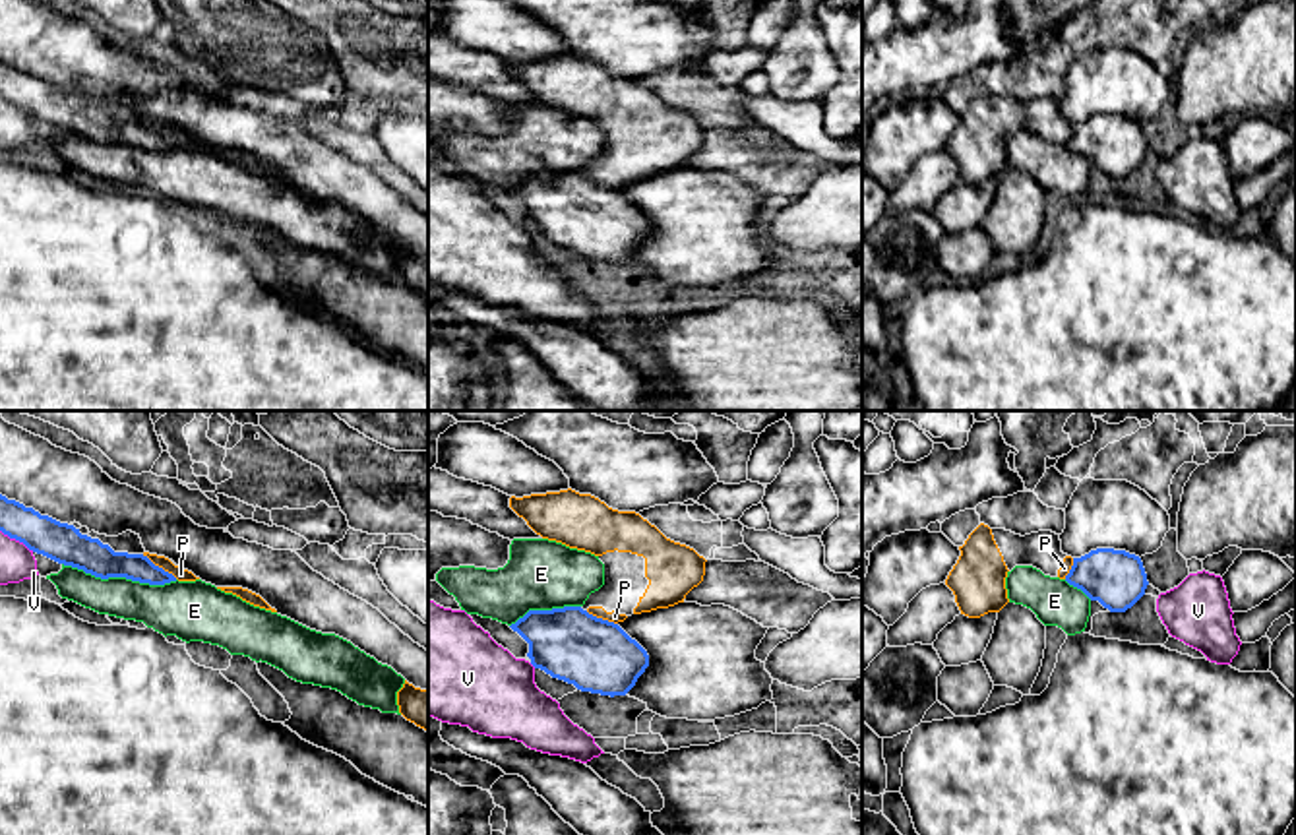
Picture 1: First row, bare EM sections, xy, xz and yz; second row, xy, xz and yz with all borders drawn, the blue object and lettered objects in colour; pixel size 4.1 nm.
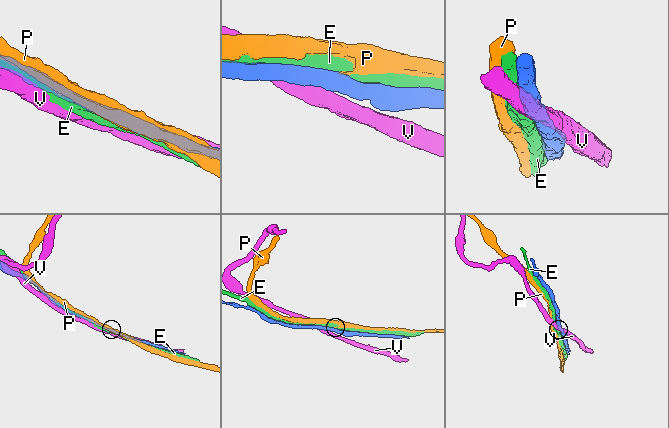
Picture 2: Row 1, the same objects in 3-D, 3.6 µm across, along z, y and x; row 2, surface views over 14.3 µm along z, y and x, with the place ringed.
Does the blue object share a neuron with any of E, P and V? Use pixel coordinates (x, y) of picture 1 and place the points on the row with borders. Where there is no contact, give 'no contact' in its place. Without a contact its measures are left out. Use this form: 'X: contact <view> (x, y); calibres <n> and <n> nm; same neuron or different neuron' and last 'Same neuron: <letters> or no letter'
E: contact xy (121, 576); calibres 150 and 220 nm; different neuron
P: contact xy (157, 566); calibres 140 and 60 nm; different neuron
V: contact xy (18, 539); calibres 160 and 140 nm; different neuron
Same neuron: no letter

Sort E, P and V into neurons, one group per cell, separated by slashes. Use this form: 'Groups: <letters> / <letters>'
Groups: E P / V

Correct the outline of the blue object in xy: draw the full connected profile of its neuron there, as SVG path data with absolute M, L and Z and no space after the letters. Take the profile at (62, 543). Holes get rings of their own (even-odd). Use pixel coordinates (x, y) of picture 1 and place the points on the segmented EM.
M0 415L0 531L4 535L37 554L101 579L126 577L149 585L176 581L172 573L143 554L114 552L99 539L81 535L72 525L74 521L87 527L89 533L107 537L132 531L141 539L145 552L165 556L215 587L248 589L277 614L310 630L335 634L378 663L391 666L415 688L428 690L428 651L378 608L314 572L296 552L234 539L225 529L200 527L176 504L112 480L89 457L56 448L48 440L6 422Z

